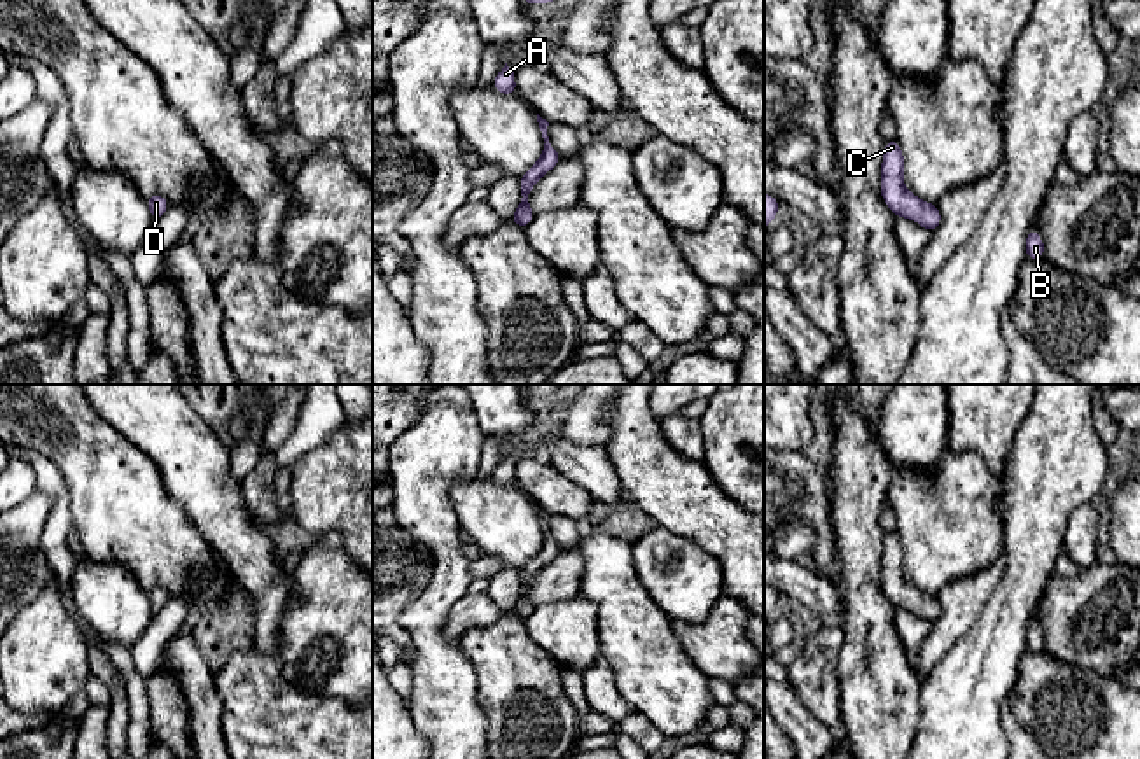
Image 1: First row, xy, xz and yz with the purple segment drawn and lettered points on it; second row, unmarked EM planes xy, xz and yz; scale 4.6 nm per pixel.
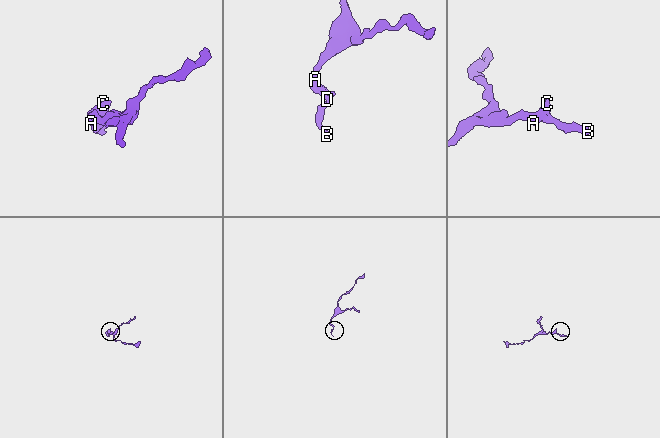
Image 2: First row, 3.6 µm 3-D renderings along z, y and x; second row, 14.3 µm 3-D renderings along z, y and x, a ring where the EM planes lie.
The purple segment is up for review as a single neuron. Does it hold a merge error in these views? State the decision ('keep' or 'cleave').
keep

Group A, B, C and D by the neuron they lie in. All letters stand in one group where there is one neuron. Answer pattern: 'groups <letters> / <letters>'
groups A B C D

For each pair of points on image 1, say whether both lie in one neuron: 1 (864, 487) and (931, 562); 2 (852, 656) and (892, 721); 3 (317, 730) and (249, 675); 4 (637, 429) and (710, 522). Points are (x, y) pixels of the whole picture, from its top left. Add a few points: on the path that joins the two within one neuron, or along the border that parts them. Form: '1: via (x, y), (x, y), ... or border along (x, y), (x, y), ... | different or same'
1: border along (892, 469), (885, 502) | different
2: via (866, 672), (878, 684), (880, 705) | same
3: via (299, 726), (266, 693) | same
4: via (640, 452), (688, 499) | same

